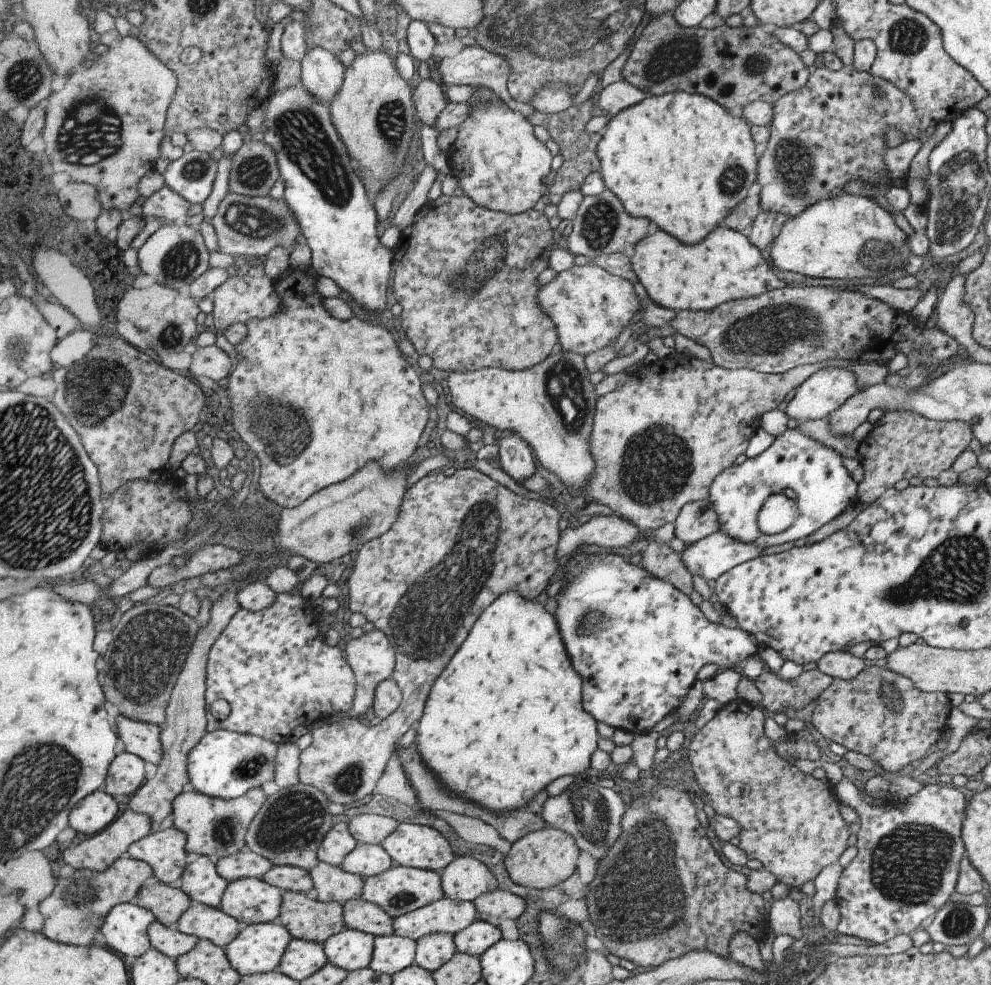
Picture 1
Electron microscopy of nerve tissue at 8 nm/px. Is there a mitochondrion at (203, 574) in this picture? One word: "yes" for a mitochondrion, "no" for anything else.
no

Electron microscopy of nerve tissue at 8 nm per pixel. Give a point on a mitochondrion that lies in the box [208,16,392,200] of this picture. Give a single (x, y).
(251, 174)

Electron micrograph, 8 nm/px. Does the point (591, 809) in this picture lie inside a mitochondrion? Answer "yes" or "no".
yes

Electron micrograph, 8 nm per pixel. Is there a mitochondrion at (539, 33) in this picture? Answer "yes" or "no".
yes

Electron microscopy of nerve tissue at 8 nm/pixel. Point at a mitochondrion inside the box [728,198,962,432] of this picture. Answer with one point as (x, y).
(881, 254)

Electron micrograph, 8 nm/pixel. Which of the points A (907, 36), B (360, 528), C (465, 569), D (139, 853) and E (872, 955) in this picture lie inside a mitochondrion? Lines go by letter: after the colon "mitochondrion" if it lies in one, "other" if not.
A: mitochondrion
B: mitochondrion
C: mitochondrion
D: other
E: other

